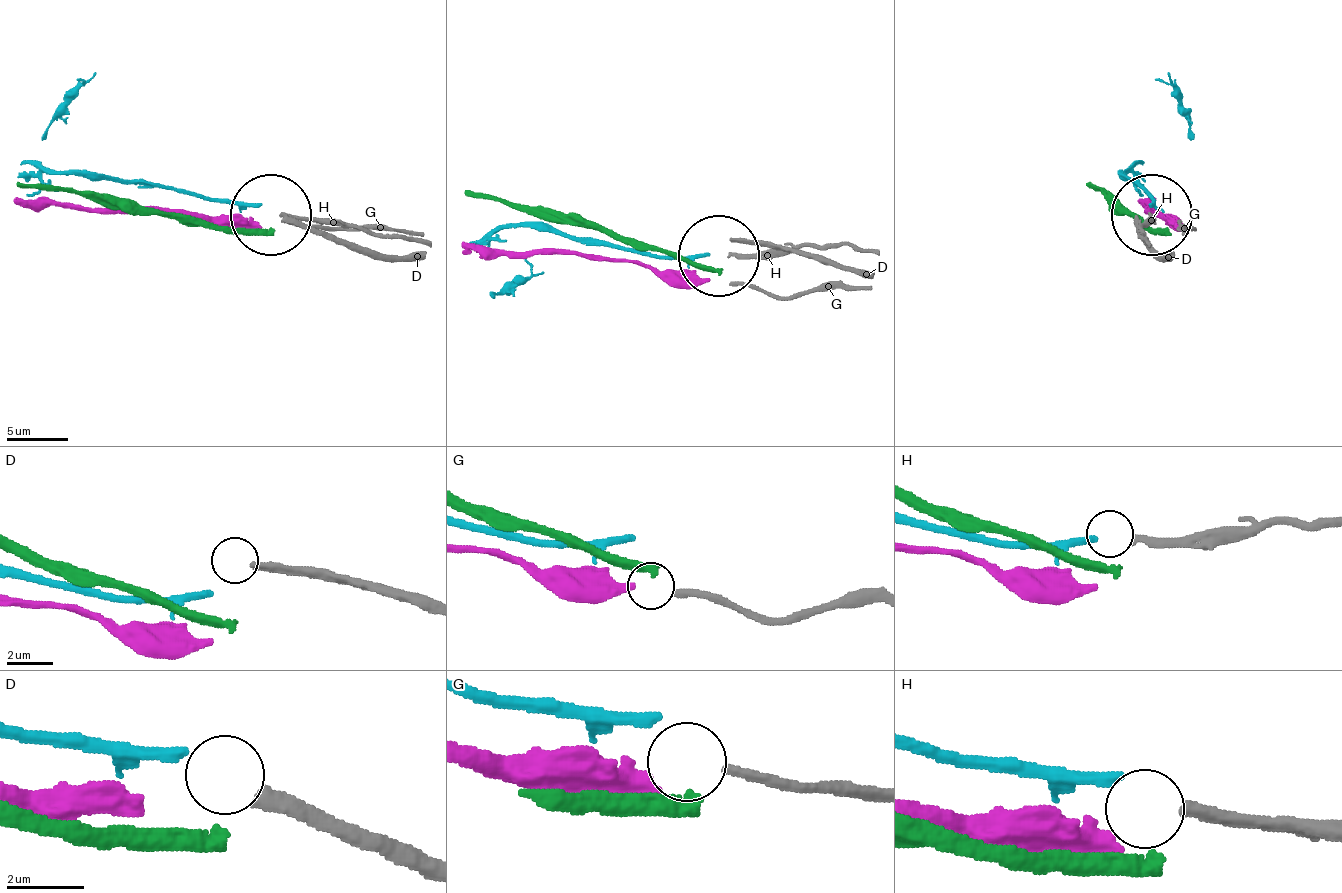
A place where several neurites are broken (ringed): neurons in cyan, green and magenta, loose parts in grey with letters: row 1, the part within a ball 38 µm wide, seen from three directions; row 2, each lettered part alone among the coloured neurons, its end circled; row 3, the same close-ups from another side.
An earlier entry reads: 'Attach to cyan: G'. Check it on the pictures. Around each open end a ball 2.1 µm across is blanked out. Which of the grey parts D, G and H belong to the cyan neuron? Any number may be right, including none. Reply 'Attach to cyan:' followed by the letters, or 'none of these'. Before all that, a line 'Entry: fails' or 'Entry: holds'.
Entry: fails
Attach to cyan: none of these

